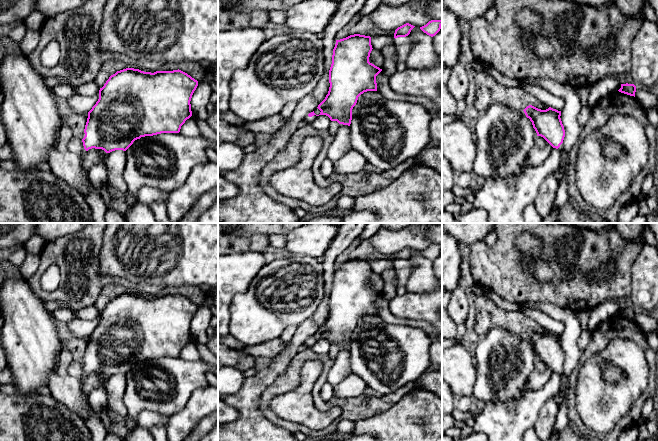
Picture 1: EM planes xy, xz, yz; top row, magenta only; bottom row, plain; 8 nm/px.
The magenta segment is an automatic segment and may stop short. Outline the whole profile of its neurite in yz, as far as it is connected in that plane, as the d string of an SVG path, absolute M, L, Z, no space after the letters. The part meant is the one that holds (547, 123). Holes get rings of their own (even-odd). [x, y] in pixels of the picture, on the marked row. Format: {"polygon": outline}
{"polygon": "M532 105L527 106L523 111L526 117L532 122L537 136L543 137L553 148L558 149L560 152L564 172L559 181L554 207L561 208L570 201L567 183L569 155L564 151L562 144L565 137L565 130L560 118L561 111L551 107L546 110L541 110Z"}

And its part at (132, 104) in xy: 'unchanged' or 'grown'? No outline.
grown

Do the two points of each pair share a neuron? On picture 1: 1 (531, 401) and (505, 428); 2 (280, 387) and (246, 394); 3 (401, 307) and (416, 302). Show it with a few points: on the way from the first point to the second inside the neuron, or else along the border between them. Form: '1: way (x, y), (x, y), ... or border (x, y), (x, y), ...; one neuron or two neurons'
1: way (525, 408), (512, 421); one neuron
2: border (281, 374), (261, 394), (261, 413); two neurons
3: way (405, 306), (412, 305); one neuron

